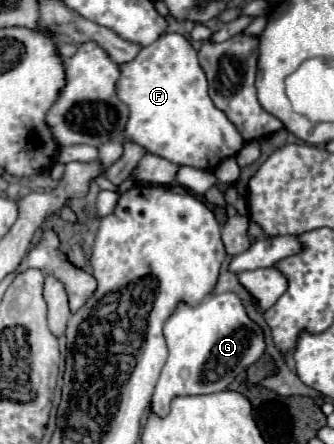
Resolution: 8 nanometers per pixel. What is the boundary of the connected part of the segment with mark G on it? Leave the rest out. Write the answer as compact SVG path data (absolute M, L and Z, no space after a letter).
M231 292L209 296L193 308L179 304L165 322L163 334L169 356L151 398L151 412L161 418L169 414L169 404L177 396L223 392L247 366L257 362L265 350L263 330L247 318L241 300Z

